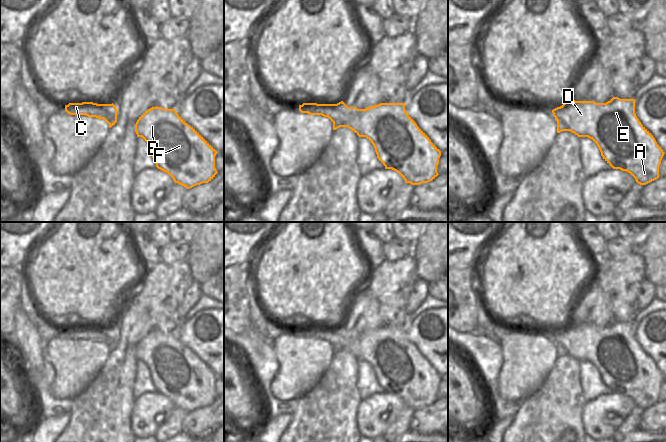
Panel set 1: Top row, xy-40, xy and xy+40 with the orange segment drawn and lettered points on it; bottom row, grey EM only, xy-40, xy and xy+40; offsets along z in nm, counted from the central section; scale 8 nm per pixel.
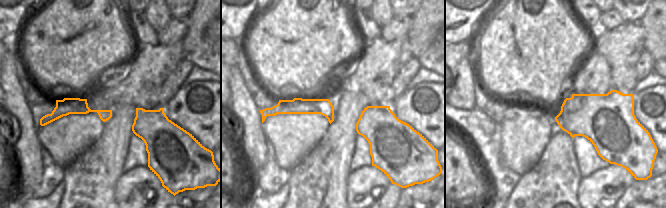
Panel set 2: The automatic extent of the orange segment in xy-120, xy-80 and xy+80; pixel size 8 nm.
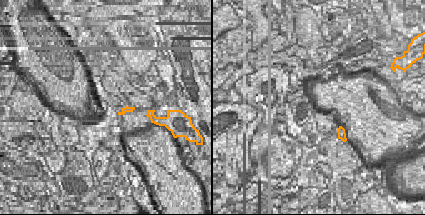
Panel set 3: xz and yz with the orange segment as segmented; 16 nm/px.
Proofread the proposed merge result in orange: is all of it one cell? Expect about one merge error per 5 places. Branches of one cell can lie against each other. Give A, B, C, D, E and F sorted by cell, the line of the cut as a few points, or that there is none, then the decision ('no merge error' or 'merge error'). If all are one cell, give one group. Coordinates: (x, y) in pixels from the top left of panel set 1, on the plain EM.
groups A B C D E F; cut none; no merge error

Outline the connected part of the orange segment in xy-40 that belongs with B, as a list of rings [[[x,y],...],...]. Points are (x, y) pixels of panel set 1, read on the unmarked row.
[[[157,330],[148,333],[137,344],[135,356],[137,361],[142,361],[147,366],[156,391],[187,413],[208,407],[218,397],[215,392],[217,375],[175,333]]]

